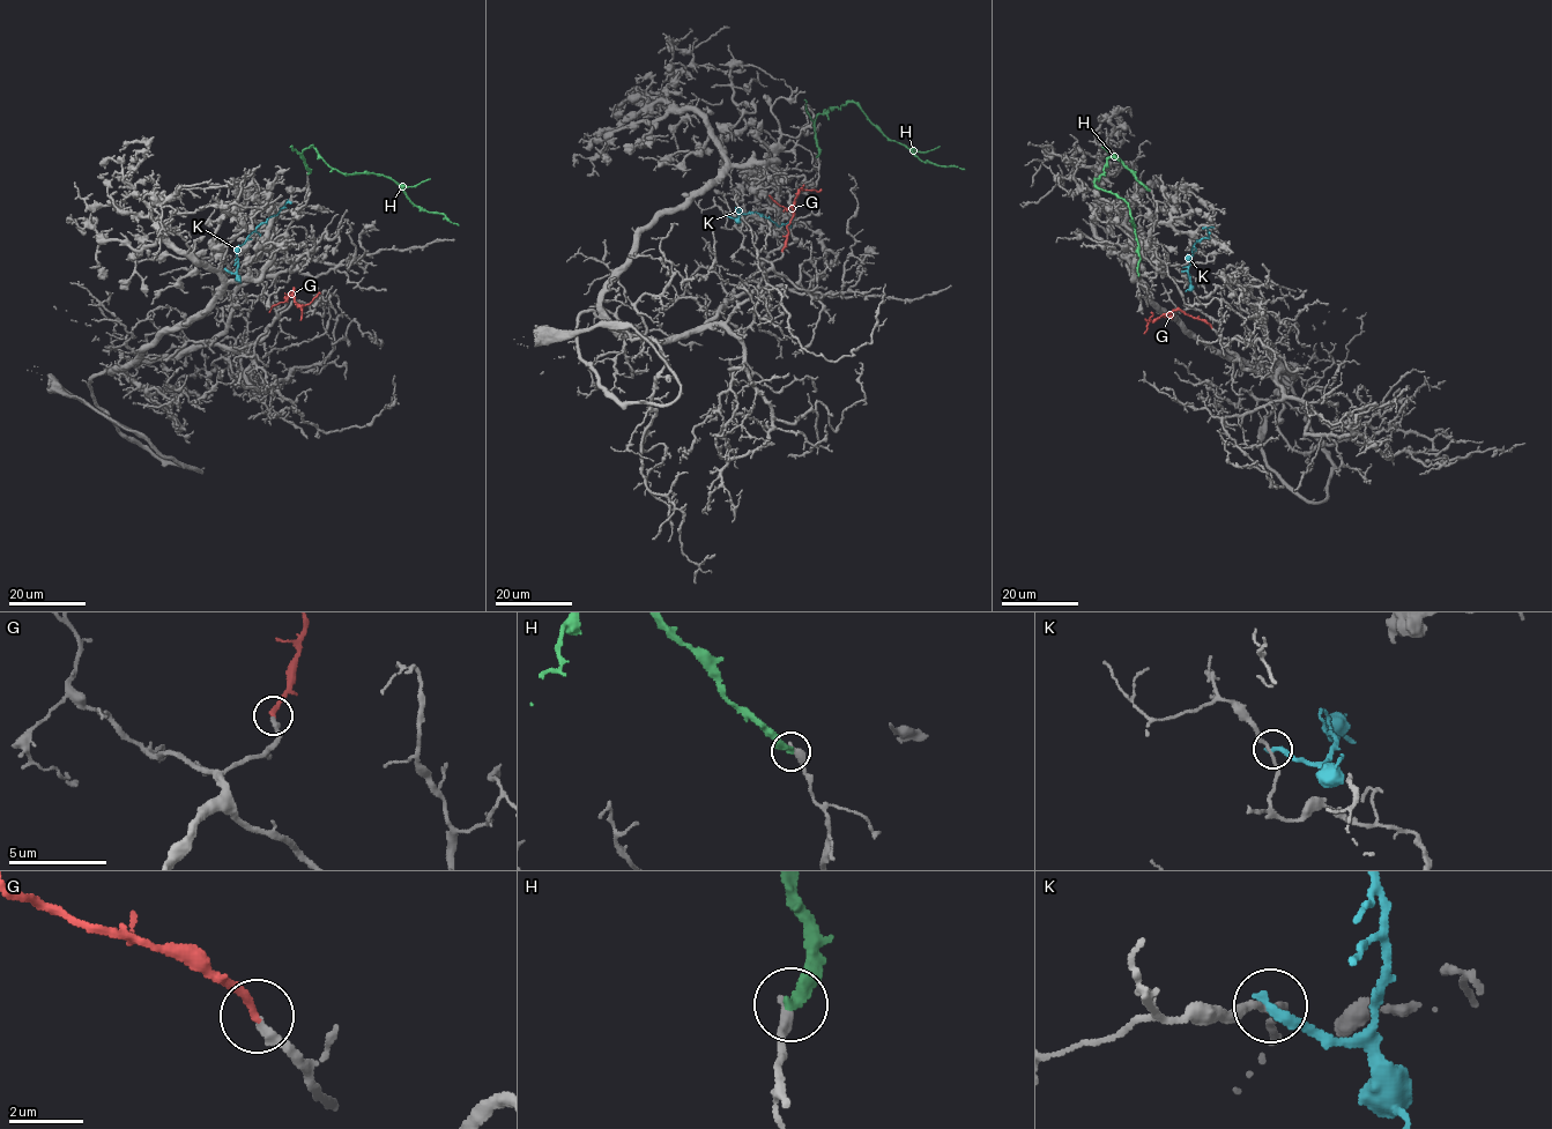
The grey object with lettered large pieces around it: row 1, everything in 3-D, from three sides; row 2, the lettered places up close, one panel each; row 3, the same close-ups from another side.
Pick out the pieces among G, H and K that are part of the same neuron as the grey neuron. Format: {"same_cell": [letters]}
{"same_cell": ["G"]}

